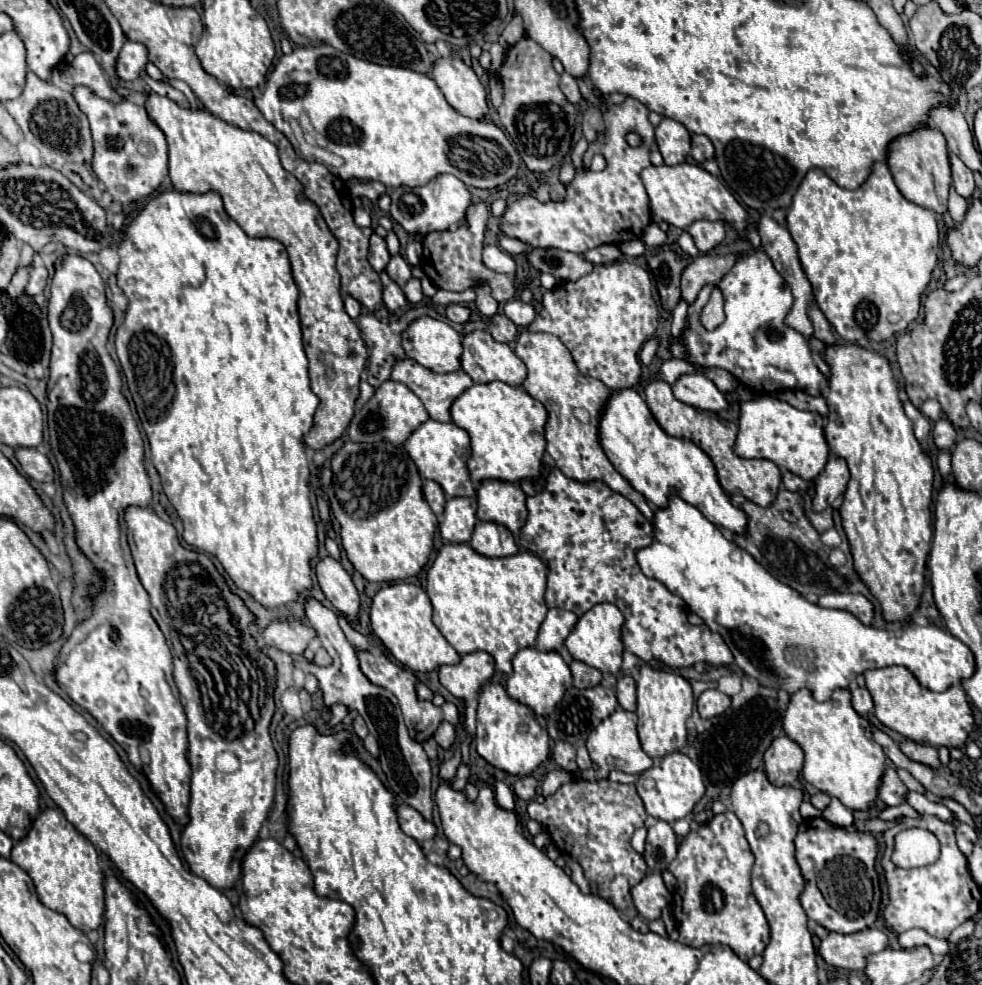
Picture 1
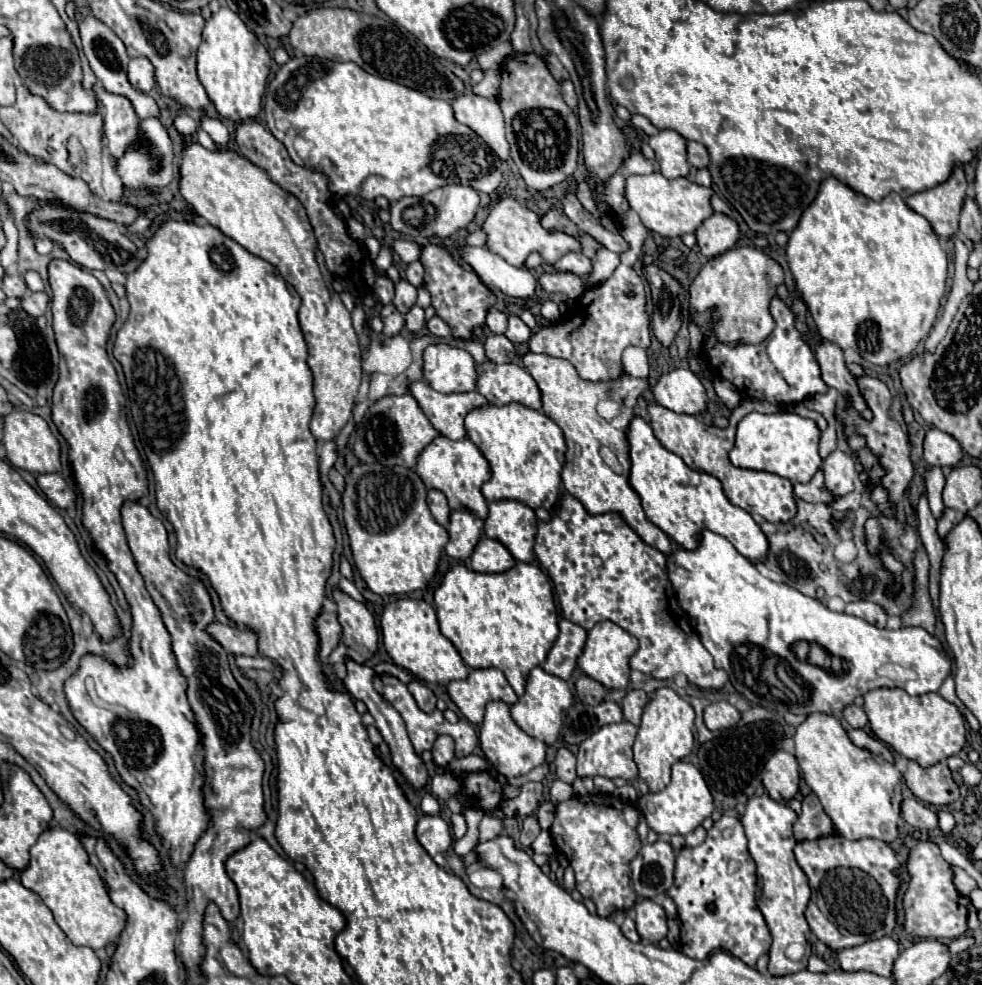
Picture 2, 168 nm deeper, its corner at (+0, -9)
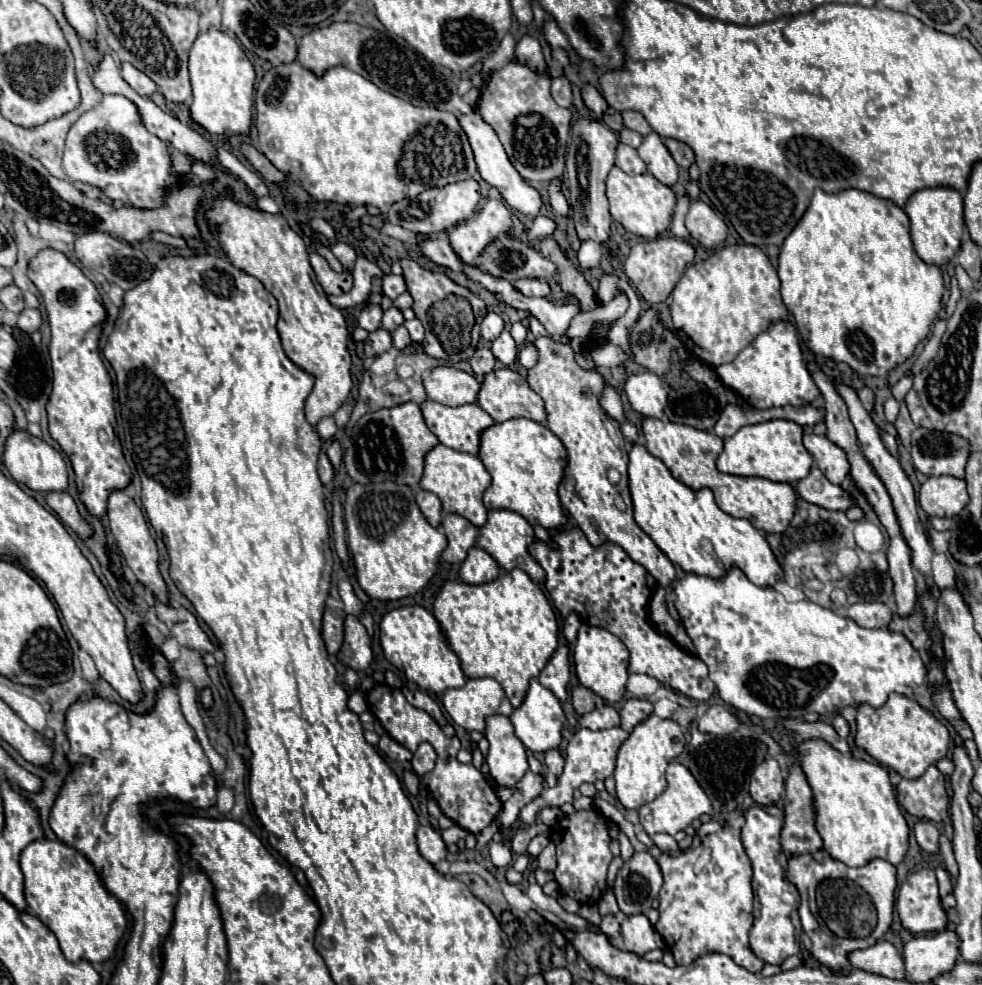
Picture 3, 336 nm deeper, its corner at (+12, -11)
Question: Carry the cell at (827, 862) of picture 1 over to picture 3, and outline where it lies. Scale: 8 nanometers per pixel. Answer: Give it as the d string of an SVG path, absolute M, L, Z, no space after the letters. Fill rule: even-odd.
M817 851L813 855L791 857L787 879L801 895L797 911L803 931L813 945L811 955L827 969L847 967L851 951L875 945L891 925L897 883L895 867L883 859L873 859L861 869L851 869L835 861L827 851ZM853 897L859 899L853 901Z

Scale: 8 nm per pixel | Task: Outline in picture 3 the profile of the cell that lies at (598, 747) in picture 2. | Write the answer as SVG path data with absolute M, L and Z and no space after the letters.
M613 727L613 729L603 729L603 731L591 731L591 729L579 729L569 745L567 745L567 757L565 757L565 771L559 777L557 785L553 789L543 789L543 793L539 797L535 797L531 803L527 803L521 813L519 813L519 823L523 827L533 825L535 817L541 809L545 807L561 807L563 803L571 803L571 793L581 785L581 783L593 783L597 779L607 779L613 775L615 769L615 757L619 747L623 745L623 741L629 737L627 731L623 731L621 727Z

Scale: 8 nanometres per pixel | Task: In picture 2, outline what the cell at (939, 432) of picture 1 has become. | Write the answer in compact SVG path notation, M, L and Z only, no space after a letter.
M929 429L923 443L925 461L933 467L953 467L961 461L961 445L941 429Z

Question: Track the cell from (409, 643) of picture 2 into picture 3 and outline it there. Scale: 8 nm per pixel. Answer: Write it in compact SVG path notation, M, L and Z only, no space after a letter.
M409 605L389 611L381 625L381 647L387 661L405 673L405 679L417 683L421 689L431 693L443 693L447 689L457 689L467 683L467 677L461 669L457 653L449 647L439 621L423 607Z

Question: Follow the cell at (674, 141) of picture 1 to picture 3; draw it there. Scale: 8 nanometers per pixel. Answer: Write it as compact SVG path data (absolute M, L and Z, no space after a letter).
M649 133L637 151L639 151L639 157L645 161L649 173L655 179L659 179L667 187L673 187L677 183L679 167L657 133Z

